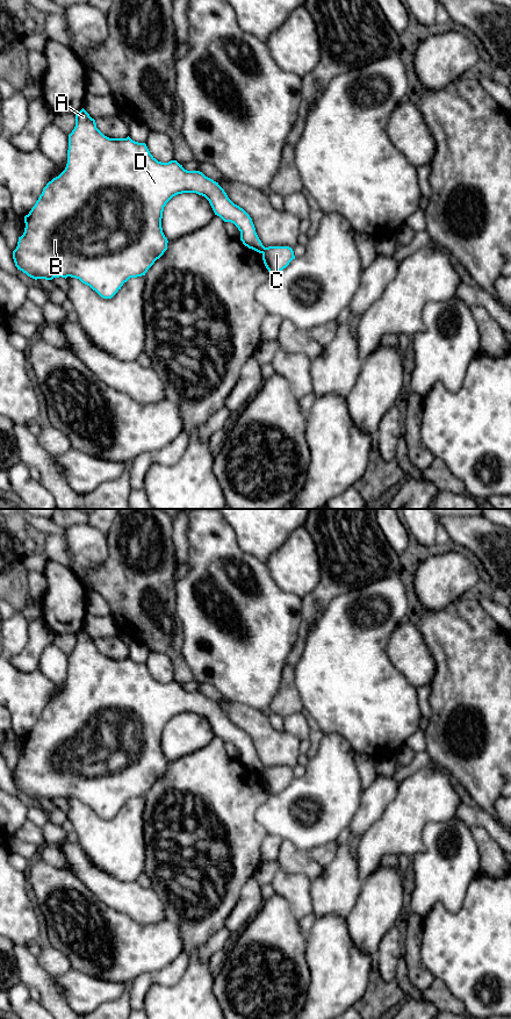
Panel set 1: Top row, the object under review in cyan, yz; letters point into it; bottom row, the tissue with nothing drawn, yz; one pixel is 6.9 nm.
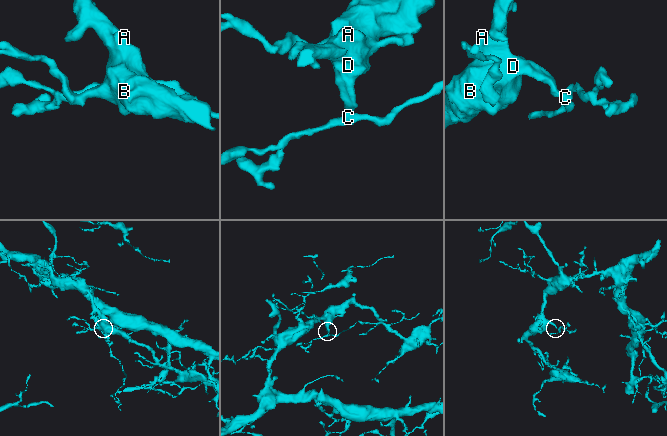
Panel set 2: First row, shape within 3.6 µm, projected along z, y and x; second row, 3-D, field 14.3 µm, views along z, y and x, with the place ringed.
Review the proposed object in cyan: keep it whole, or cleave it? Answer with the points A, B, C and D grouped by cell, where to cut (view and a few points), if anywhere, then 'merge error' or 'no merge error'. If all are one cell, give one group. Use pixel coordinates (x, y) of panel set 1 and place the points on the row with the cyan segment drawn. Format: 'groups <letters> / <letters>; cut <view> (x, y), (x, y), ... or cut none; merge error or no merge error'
groups A B D / C; cut yz (265, 248), (261, 252); merge error

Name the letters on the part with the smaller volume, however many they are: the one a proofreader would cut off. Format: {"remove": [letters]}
{"remove": ["C"]}

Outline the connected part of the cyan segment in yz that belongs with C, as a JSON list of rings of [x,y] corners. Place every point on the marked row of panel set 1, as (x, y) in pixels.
[[[268,246],[264,249],[262,260],[269,273],[279,273],[295,259],[289,246]]]

